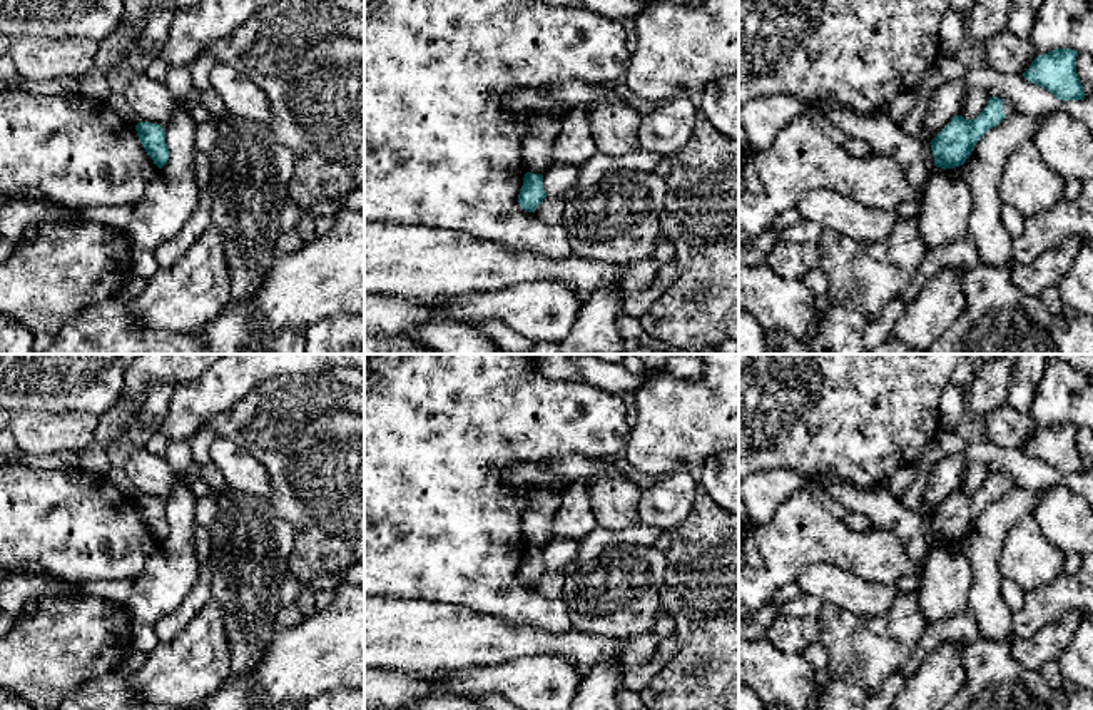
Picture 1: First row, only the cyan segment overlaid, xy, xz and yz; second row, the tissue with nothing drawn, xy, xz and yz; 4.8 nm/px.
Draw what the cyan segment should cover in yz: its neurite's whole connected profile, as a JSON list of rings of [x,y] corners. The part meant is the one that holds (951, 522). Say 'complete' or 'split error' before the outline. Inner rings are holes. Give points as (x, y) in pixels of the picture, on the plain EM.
split error; [[[989,471],[984,484],[973,494],[956,489],[951,496],[929,516],[934,540],[941,543],[954,543],[966,536],[978,515],[1006,489],[1016,486],[1009,473]]]

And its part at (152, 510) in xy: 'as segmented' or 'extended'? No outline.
as segmented

